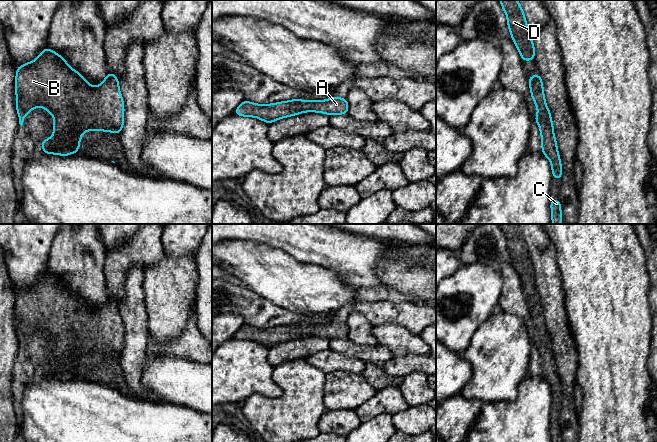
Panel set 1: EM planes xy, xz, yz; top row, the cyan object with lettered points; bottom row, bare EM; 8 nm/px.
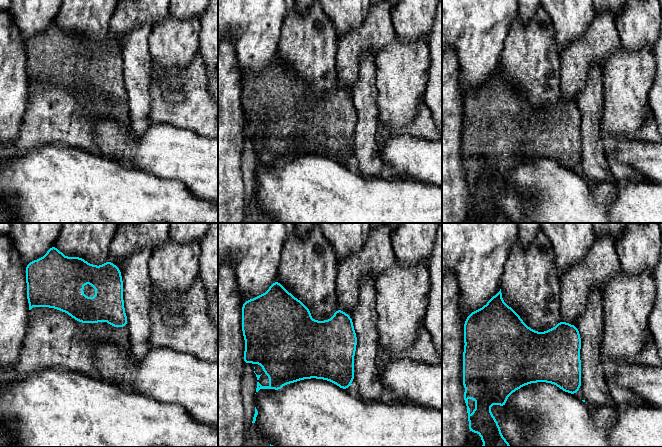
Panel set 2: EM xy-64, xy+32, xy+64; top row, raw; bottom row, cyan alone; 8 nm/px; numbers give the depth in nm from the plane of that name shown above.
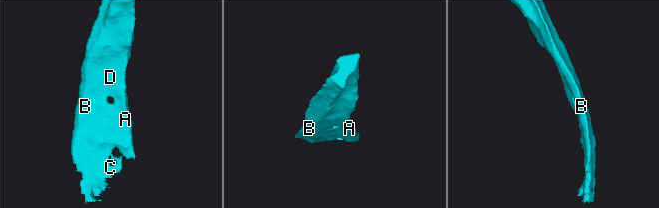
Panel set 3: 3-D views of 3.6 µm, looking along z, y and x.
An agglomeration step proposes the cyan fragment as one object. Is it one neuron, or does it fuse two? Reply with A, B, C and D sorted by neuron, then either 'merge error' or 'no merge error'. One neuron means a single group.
A B C D | no merge error

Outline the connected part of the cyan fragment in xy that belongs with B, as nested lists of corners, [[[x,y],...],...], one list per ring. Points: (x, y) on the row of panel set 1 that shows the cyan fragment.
[[[48,46],[35,60],[17,67],[15,92],[21,126],[24,117],[36,107],[44,108],[54,117],[54,135],[39,143],[43,147],[43,154],[68,156],[79,152],[82,133],[88,130],[121,134],[125,107],[118,78],[108,71],[100,85],[90,86],[78,71],[72,69],[61,55]]]

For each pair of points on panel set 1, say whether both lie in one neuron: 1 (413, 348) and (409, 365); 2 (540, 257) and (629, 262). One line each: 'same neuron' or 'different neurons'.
1: different neurons
2: different neurons

